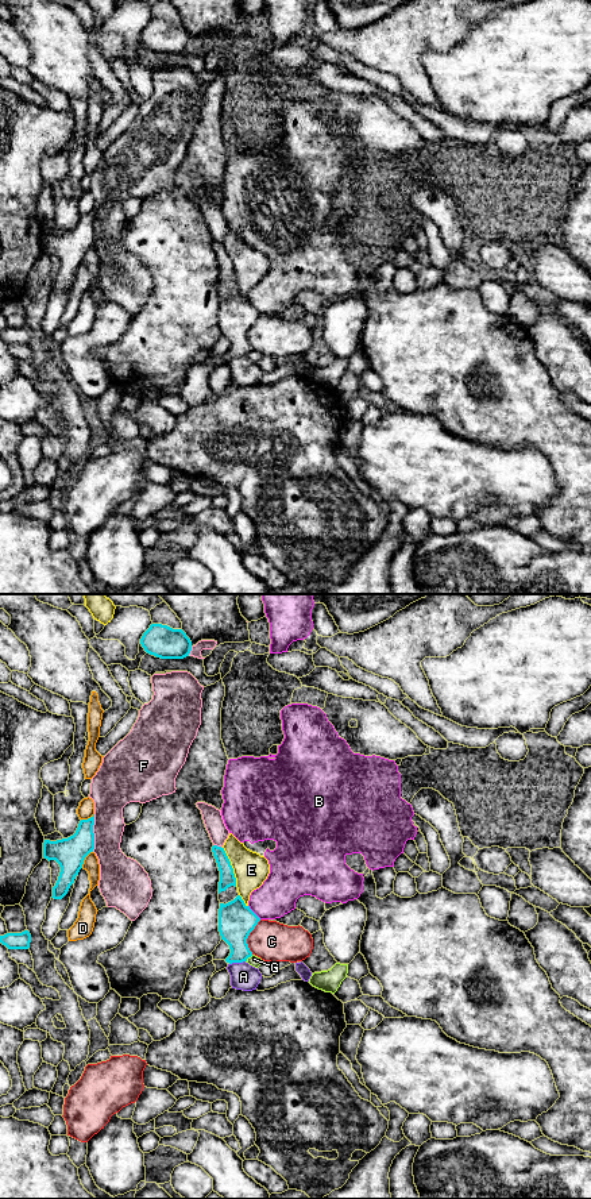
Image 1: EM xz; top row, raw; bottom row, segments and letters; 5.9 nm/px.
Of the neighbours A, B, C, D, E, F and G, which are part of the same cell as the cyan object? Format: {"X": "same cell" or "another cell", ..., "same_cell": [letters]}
{"A": "another cell", "B": "another cell", "C": "another cell", "D": "another cell", "E": "another cell", "F": "another cell", "G": "another cell", "same_cell": []}

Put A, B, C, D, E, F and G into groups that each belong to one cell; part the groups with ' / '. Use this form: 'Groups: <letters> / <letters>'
Groups: A / B / C / D / E / F / G

